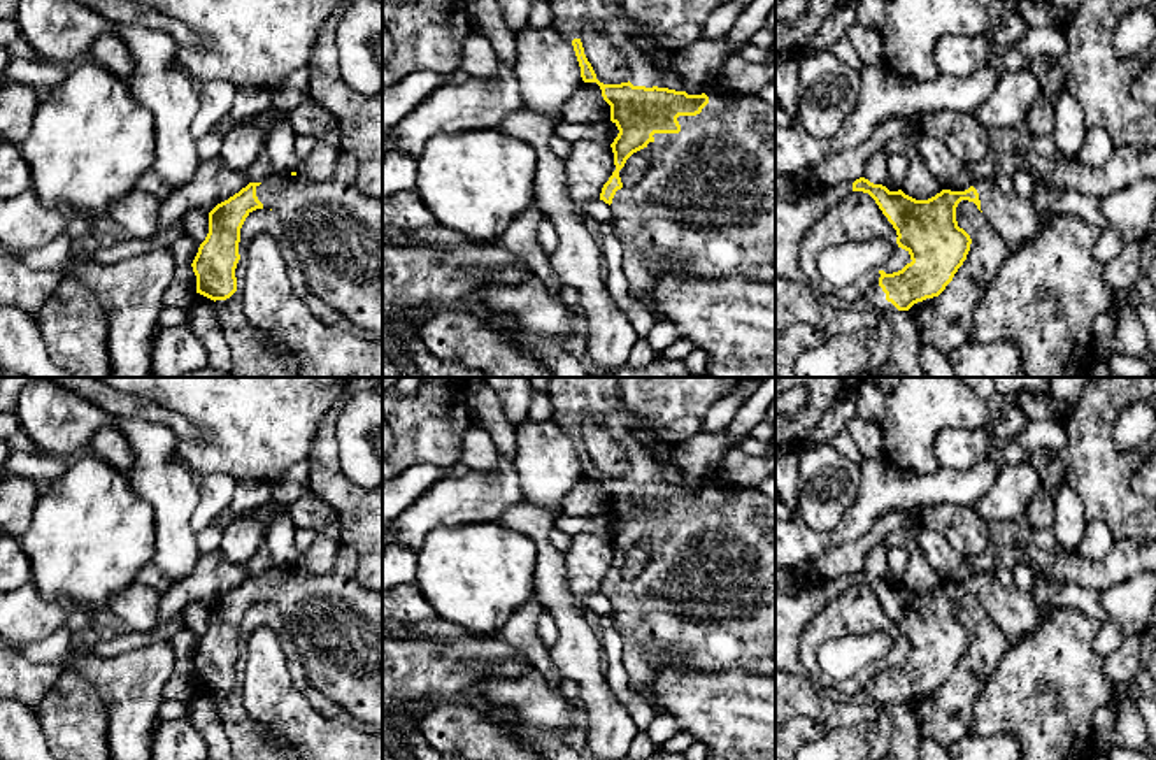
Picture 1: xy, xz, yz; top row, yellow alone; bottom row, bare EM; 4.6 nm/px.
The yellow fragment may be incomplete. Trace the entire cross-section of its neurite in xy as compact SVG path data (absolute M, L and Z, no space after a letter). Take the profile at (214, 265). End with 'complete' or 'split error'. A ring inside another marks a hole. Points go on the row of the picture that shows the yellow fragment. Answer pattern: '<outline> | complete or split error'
M339 153L330 179L272 174L218 204L191 263L196 293L216 302L237 291L240 228L253 211L270 209L289 233L309 290L382 339L382 197L361 193L356 177L356 156Z | split error

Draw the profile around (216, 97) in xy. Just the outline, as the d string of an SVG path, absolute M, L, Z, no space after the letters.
M225 81L198 82L200 109L191 125L191 135L200 139L214 130L218 121L230 116L237 88Z

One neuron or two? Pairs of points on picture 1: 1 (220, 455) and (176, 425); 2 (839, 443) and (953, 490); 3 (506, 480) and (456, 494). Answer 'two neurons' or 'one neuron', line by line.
1: two neurons
2: two neurons
3: one neuron

